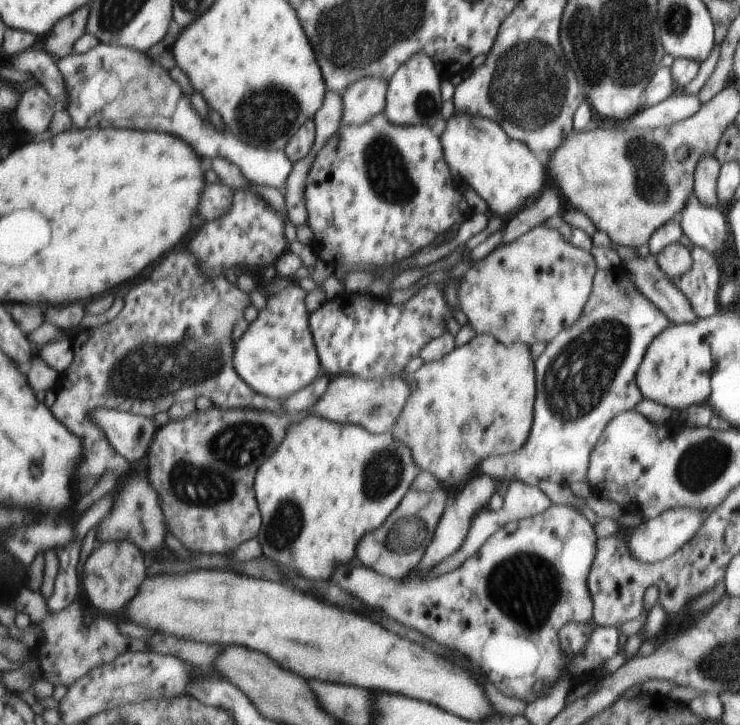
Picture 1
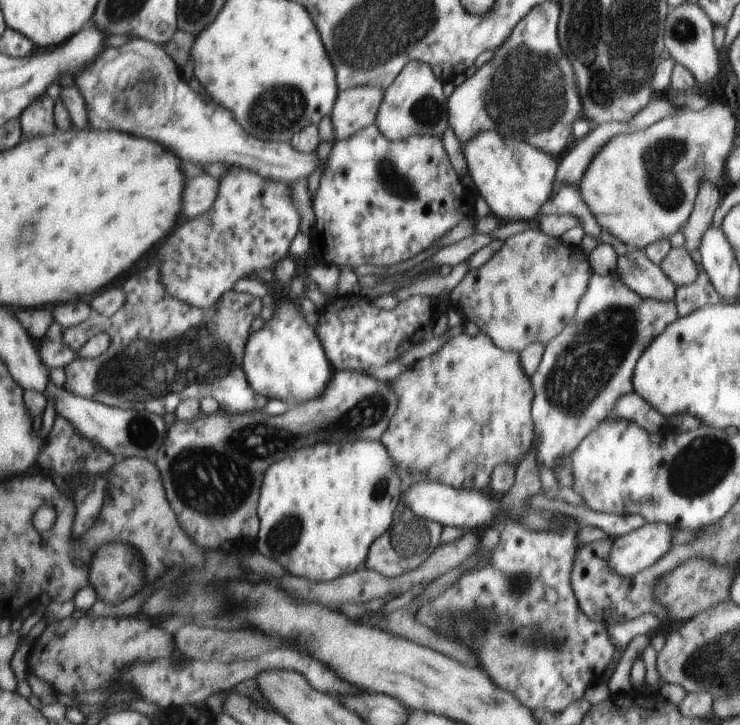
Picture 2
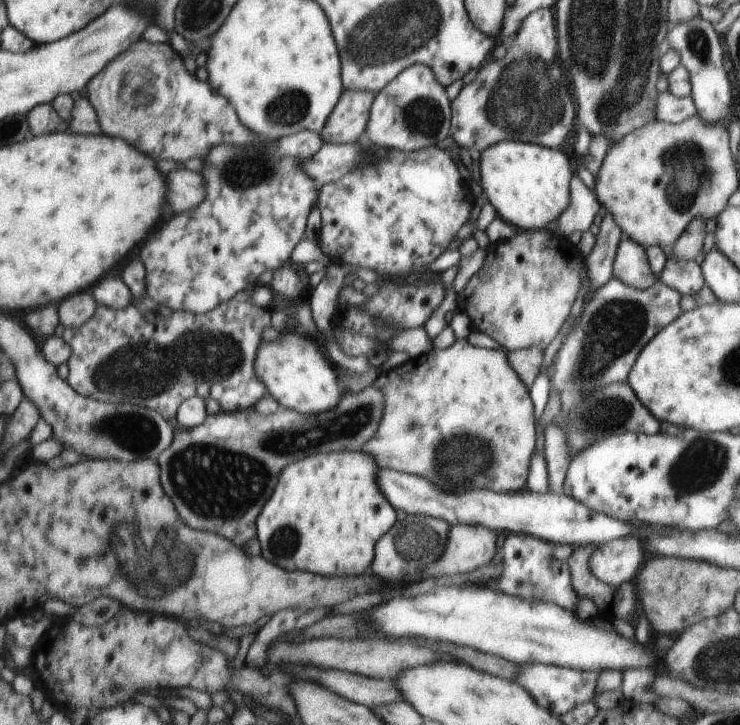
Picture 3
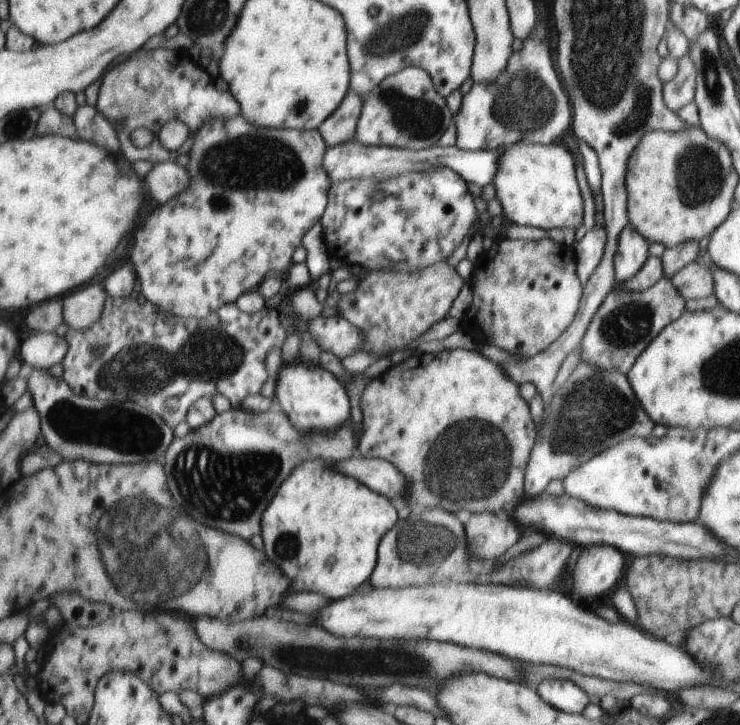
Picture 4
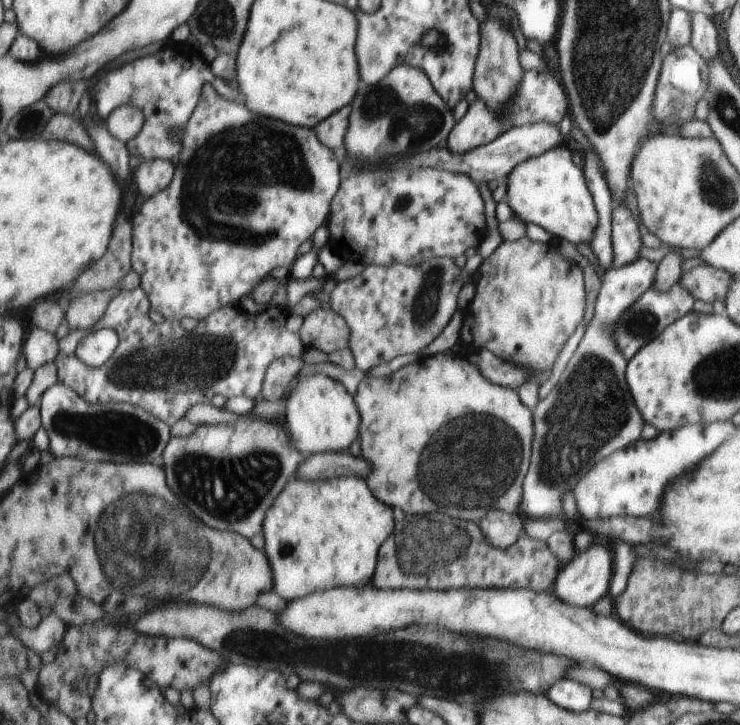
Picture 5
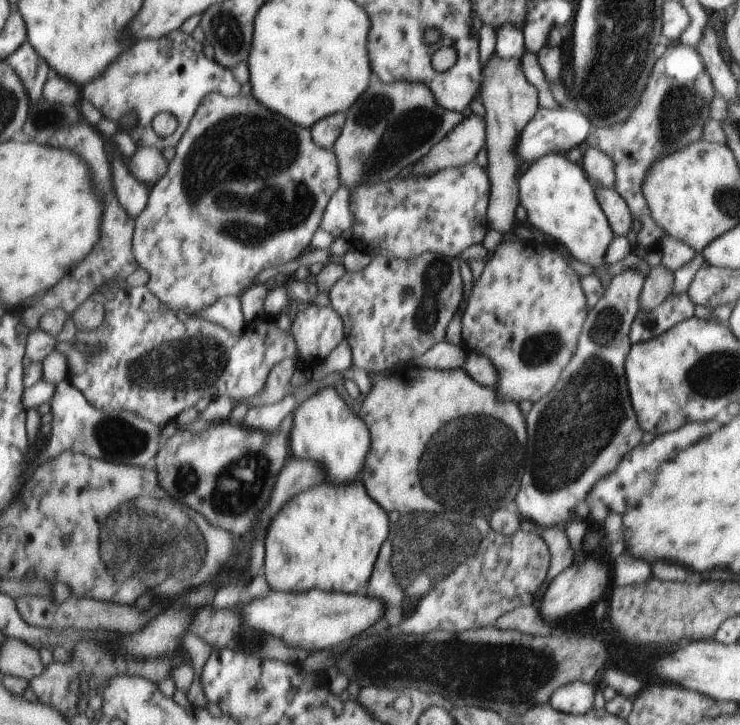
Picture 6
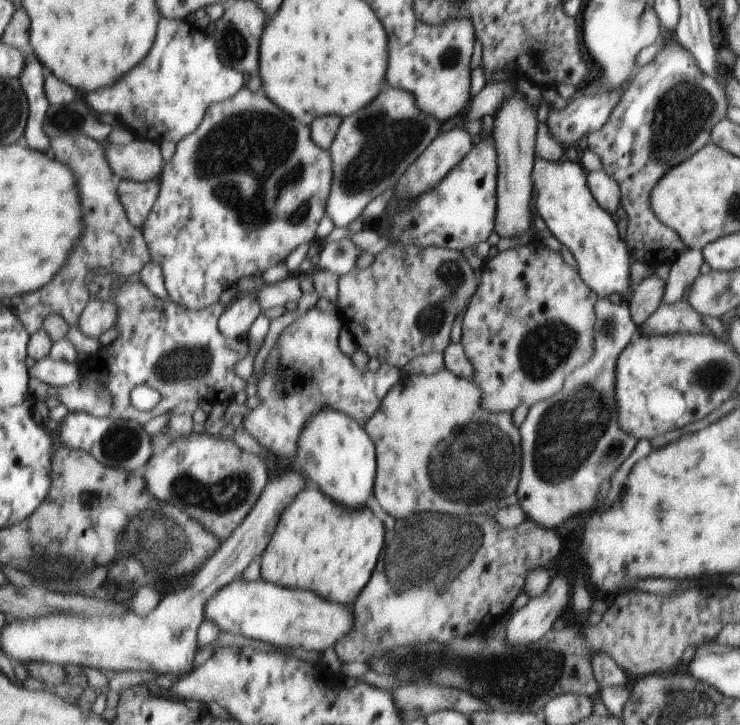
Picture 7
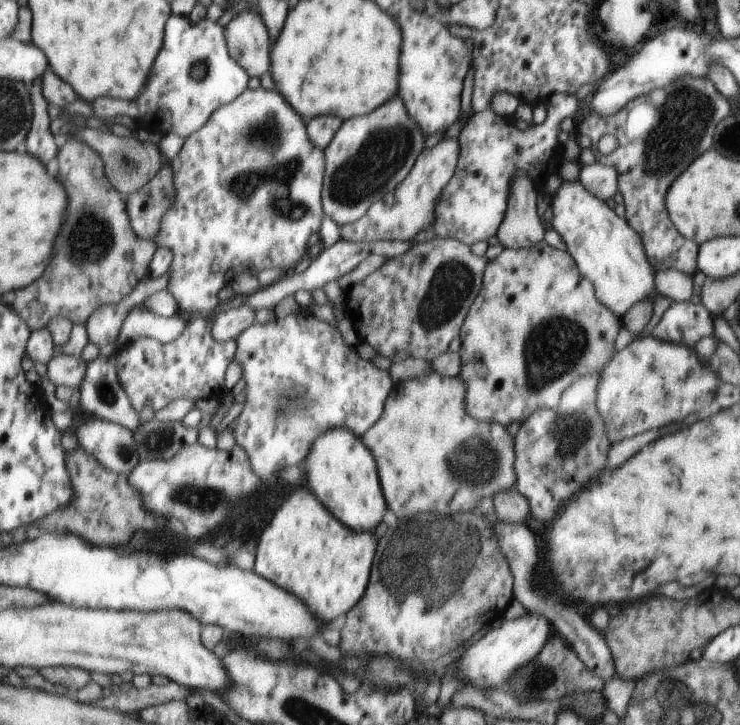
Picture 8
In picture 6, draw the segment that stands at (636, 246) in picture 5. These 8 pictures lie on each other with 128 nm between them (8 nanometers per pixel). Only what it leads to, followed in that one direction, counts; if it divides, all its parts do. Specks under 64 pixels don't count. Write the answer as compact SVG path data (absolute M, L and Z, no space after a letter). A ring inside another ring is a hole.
M594 184L594 188L598 201L608 216L613 233L616 237L626 236L632 228L632 222L634 222L628 202L624 202L624 198L614 189L596 184Z

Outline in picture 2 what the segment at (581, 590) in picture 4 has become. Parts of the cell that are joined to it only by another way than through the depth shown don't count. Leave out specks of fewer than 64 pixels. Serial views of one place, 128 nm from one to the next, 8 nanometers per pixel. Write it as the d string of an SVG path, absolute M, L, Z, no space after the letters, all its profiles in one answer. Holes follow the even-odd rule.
M665 522L645 523L624 536L614 538L609 565L613 571L620 576L634 576L642 572L645 568L652 566L657 560L660 560L672 548L672 534L676 532L678 526Z

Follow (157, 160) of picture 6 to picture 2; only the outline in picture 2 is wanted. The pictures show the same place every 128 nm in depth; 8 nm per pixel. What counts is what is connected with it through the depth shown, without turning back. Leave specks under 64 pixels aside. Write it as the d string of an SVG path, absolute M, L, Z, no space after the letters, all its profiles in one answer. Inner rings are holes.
M204 174L190 180L190 196L186 196L186 216L196 218L212 208L218 196L218 180Z

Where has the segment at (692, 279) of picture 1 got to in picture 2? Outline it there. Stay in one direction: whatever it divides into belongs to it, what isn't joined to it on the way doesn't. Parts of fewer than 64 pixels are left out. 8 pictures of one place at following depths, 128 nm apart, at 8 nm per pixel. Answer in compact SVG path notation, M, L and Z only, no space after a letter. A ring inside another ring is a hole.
M698 262L697 279L690 284L677 287L674 302L677 304L677 315L685 317L703 306L717 305L722 302L721 296L714 288L705 268Z

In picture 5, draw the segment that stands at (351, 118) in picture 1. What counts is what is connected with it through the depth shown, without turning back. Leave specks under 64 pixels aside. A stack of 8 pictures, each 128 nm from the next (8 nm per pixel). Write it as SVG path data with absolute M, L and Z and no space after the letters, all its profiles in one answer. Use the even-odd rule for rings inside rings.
M348 103L340 111L334 112L333 115L318 123L314 128L321 143L337 153L344 148L345 136L349 130L350 115L352 115L351 106L352 103Z

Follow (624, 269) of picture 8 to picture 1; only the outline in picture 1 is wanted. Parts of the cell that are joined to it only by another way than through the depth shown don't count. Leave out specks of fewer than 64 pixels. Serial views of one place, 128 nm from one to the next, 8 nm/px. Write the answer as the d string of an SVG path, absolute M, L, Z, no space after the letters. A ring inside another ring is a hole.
M454 113L446 121L441 135L441 144L446 148L445 161L450 170L479 194L498 216L512 214L514 208L518 210L530 196L544 188L544 182L548 182L544 162L529 145L511 138L495 120Z

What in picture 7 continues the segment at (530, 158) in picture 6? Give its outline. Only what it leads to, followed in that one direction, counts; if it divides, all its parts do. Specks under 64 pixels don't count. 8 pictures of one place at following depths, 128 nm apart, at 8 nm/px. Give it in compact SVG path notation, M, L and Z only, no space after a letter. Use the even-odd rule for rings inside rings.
M628 85L598 95L584 95L570 101L564 109L552 109L545 121L552 140L564 149L578 143L580 138L596 132L609 119Z

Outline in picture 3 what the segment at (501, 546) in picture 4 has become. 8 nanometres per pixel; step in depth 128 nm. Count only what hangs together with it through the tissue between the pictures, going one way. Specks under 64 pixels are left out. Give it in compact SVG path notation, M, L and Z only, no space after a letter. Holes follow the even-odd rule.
M481 526L450 527L450 542L440 556L442 560L436 560L432 566L427 566L426 570L420 572L420 576L454 576L490 565L496 554L498 535L499 533Z

